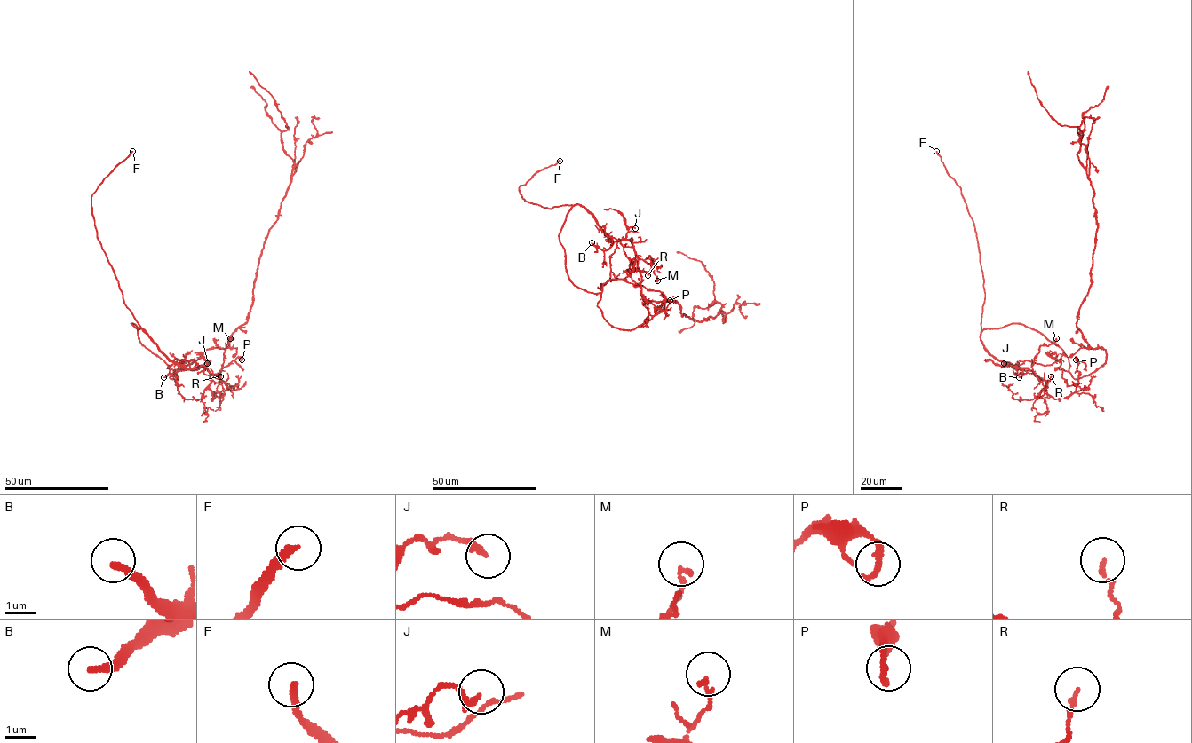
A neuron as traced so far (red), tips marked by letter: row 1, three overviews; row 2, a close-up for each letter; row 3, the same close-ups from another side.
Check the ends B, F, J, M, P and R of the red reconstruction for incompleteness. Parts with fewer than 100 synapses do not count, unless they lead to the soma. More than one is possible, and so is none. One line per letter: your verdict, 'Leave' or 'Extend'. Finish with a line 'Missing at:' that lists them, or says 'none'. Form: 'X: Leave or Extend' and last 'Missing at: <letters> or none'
B: Extend
F: Extend
J: Leave
M: Leave
P: Leave
R: Leave
Missing at: B, F

